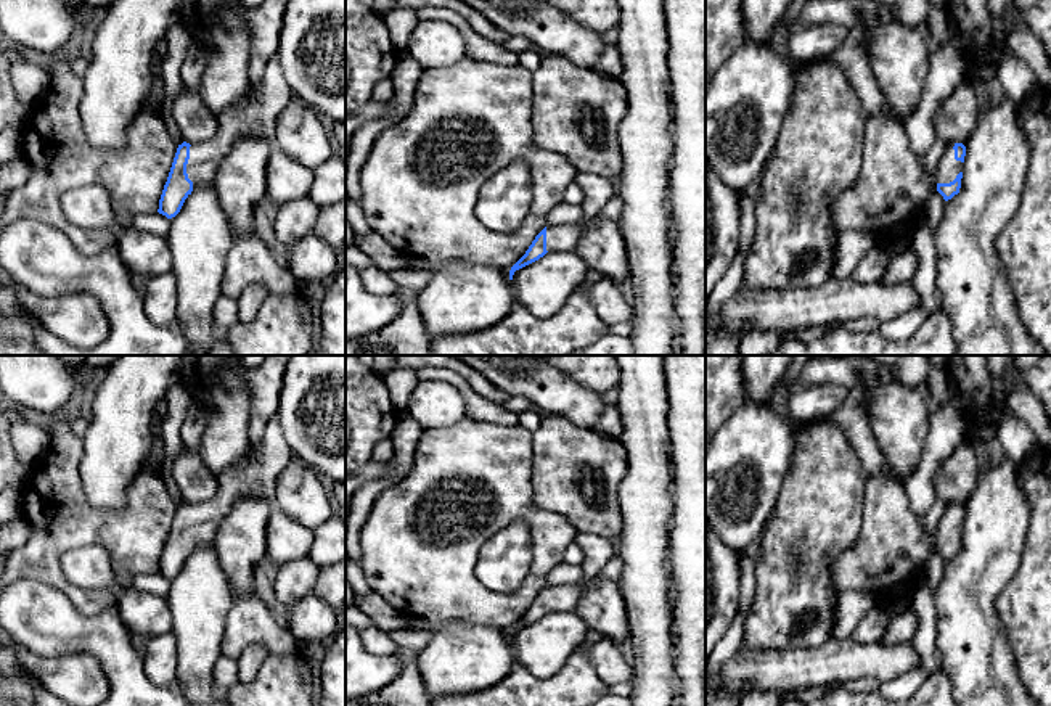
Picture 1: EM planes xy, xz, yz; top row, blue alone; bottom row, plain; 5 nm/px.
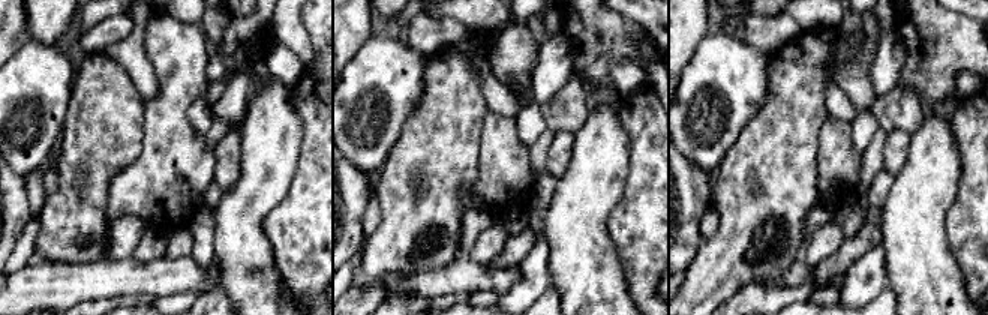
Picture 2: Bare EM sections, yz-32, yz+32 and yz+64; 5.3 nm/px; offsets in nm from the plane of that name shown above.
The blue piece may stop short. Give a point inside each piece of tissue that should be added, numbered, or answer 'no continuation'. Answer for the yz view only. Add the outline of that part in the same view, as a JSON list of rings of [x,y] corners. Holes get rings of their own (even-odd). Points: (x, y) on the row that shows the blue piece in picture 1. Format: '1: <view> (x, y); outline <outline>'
1: yz (948, 168); outline [[[950,143],[947,151],[943,153],[937,170],[935,179],[937,183],[950,183],[956,179],[959,172],[963,172],[963,162],[955,159],[955,143]]]

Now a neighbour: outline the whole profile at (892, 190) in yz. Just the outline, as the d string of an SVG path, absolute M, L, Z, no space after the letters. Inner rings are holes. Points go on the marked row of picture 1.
M889 21L868 32L866 56L873 76L887 100L885 114L869 114L865 133L861 174L831 206L831 225L837 232L857 230L874 236L877 246L892 248L902 236L913 236L922 211L937 191L935 174L922 167L922 154L910 150L906 121L918 108L930 66L930 50L916 29Z

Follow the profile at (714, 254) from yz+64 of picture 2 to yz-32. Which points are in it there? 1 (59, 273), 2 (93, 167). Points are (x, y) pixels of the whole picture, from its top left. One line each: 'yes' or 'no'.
1: no
2: yes

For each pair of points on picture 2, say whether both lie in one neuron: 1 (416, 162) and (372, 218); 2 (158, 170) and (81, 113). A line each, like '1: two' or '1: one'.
1: two
2: two

